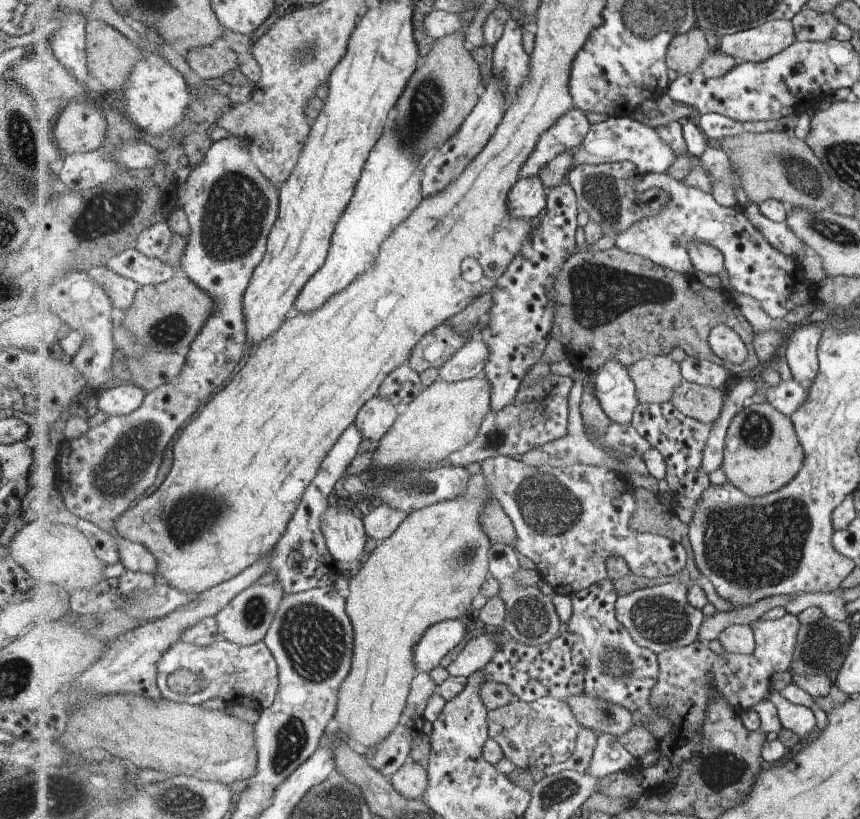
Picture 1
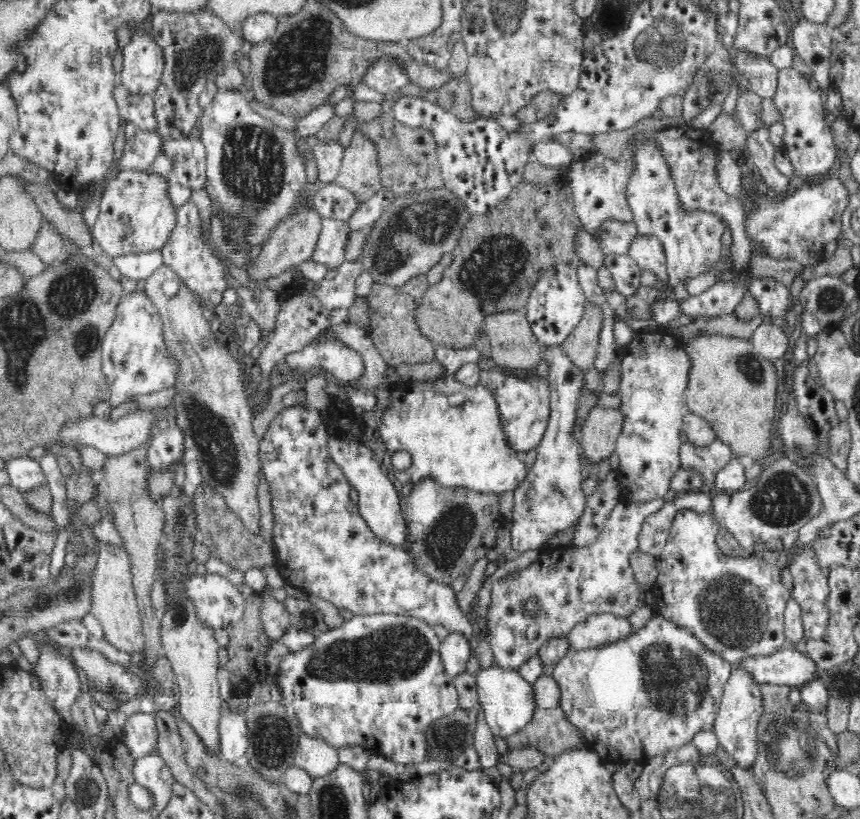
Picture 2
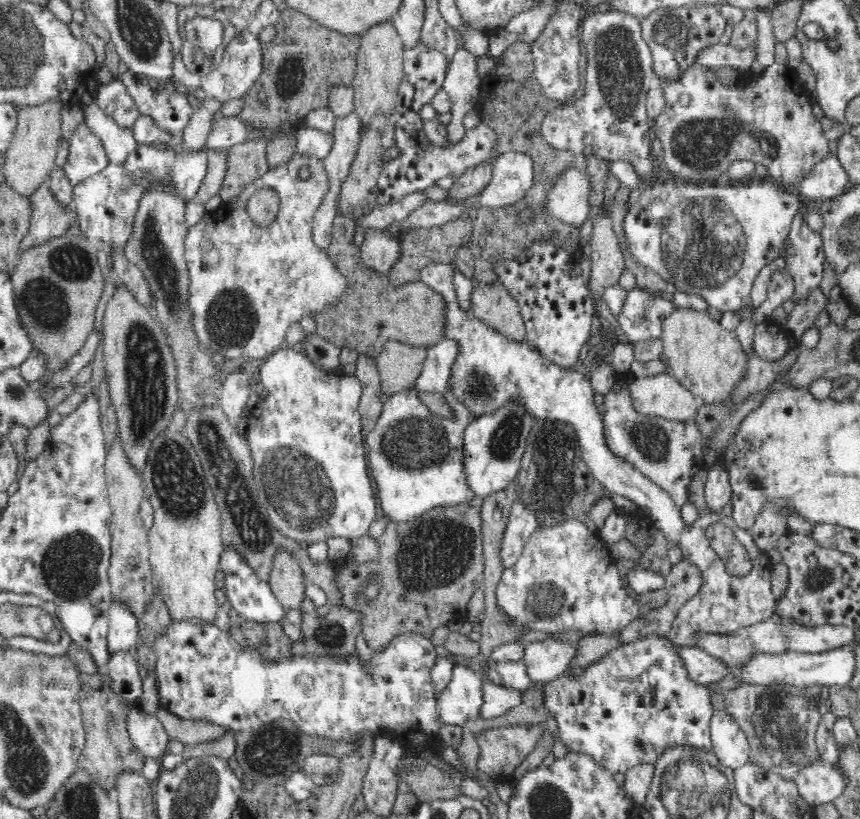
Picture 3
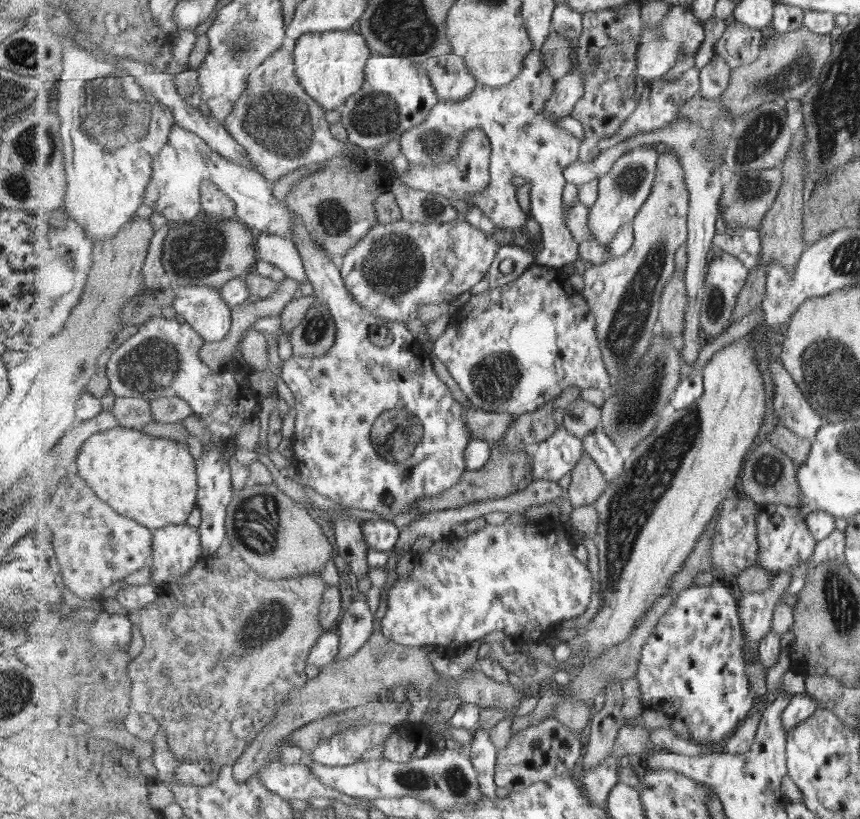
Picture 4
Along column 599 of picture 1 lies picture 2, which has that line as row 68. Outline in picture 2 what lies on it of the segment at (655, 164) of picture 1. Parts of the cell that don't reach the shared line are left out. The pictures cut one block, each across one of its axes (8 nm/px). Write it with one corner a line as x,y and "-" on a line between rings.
138,26
123,48
123,85
134,94
154,95
163,75
165,58
150,32

